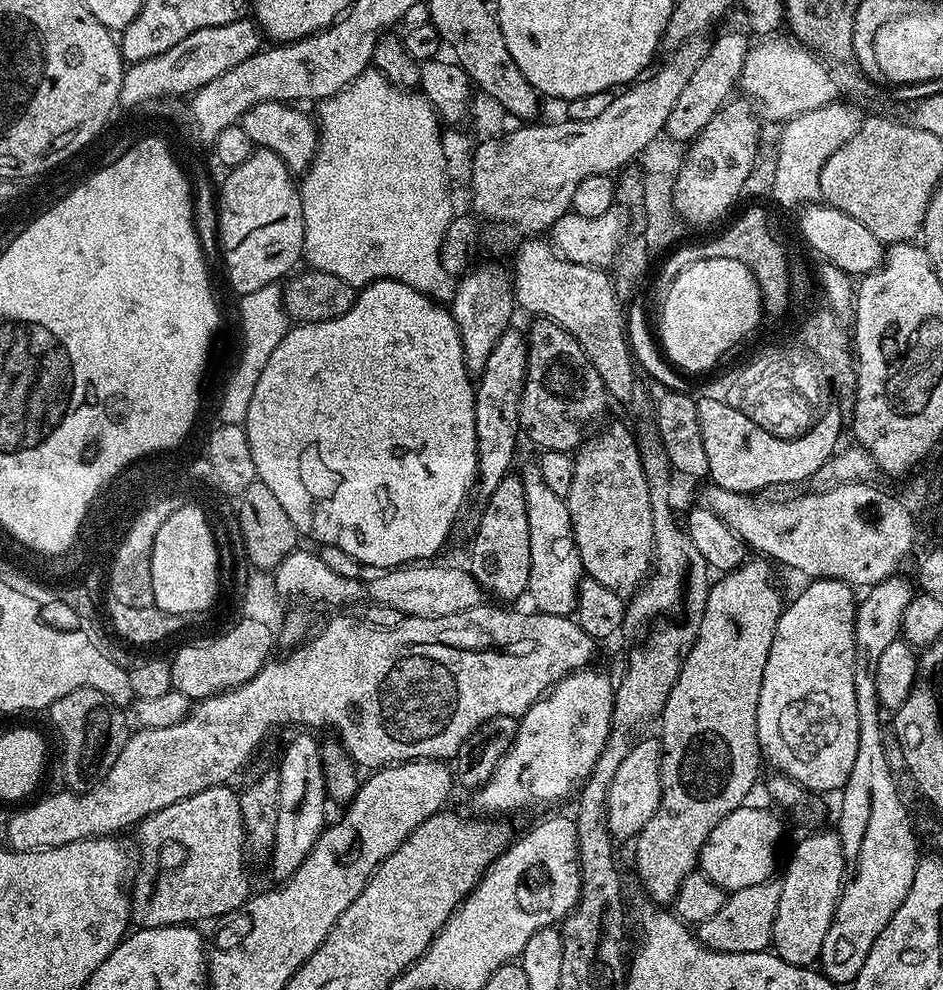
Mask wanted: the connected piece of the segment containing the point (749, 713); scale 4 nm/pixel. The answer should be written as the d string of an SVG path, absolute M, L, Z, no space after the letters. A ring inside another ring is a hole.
M748 558L732 571L725 571L719 577L721 580L717 584L715 581L709 587L706 610L702 614L702 622L696 640L692 643L692 649L688 651L688 655L684 657L684 664L680 667L678 678L670 690L666 706L660 711L658 717L658 725L660 724L660 733L658 733L660 742L660 805L656 813L650 818L650 822L646 822L644 829L634 837L634 845L636 844L636 876L640 879L641 886L644 887L645 893L643 895L649 901L660 906L667 905L667 900L668 903L675 901L682 882L697 867L700 851L710 834L710 830L714 830L714 826L718 826L718 822L722 822L722 818L726 818L726 814L742 807L747 801L744 799L751 794L752 787L755 786L756 779L760 776L762 757L760 755L760 743L758 742L756 711L758 710L758 698L762 694L762 674L766 670L766 658L770 654L770 646L774 642L774 634L776 633L776 623L782 611L782 600L780 604L780 592L776 589L775 582L772 581L771 567L773 568L773 565L767 559Z

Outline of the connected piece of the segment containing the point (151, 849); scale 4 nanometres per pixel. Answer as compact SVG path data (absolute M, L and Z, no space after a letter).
M228 784L210 786L198 794L190 794L190 798L182 798L162 810L152 812L139 824L135 825L136 840L140 843L140 869L136 872L136 877L130 880L130 920L133 925L141 928L157 928L158 926L170 926L171 924L190 924L195 925L196 920L212 920L223 918L229 912L234 912L241 908L244 901L250 895L248 889L248 864L244 861L246 849L244 846L244 827L242 826L242 810L240 809L240 797L235 791L231 792Z

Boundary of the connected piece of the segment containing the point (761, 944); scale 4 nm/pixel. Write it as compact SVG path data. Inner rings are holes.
M775 879L731 893L717 912L707 916L698 925L700 943L713 948L715 952L765 951L772 942L774 914L778 914L779 897L780 885Z

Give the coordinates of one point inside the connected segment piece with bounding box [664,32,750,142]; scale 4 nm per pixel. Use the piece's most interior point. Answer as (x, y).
(710, 87)

